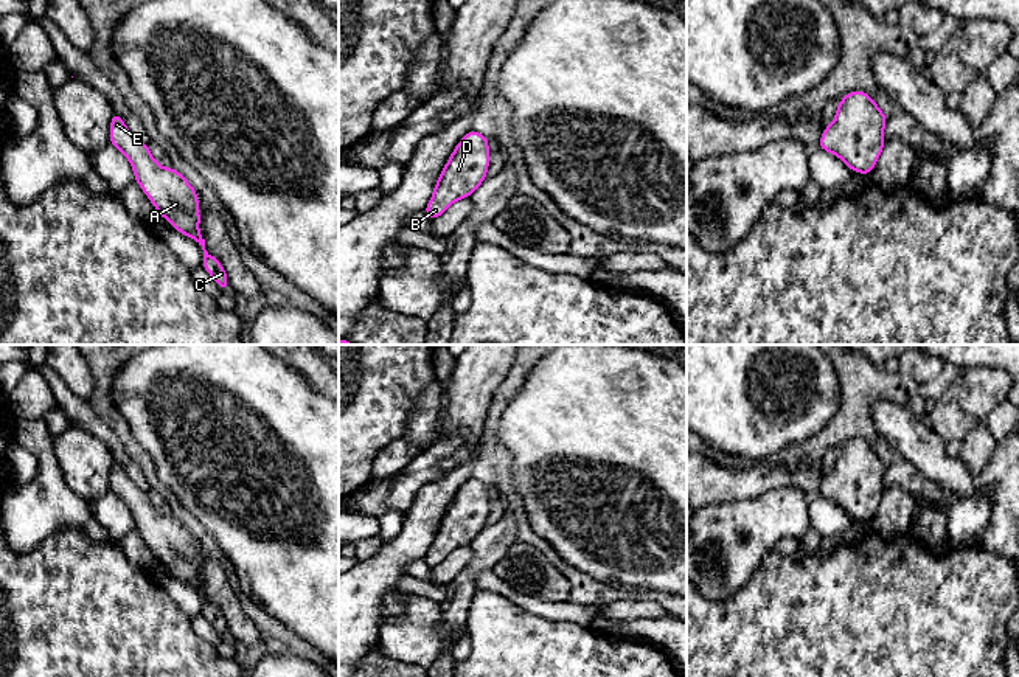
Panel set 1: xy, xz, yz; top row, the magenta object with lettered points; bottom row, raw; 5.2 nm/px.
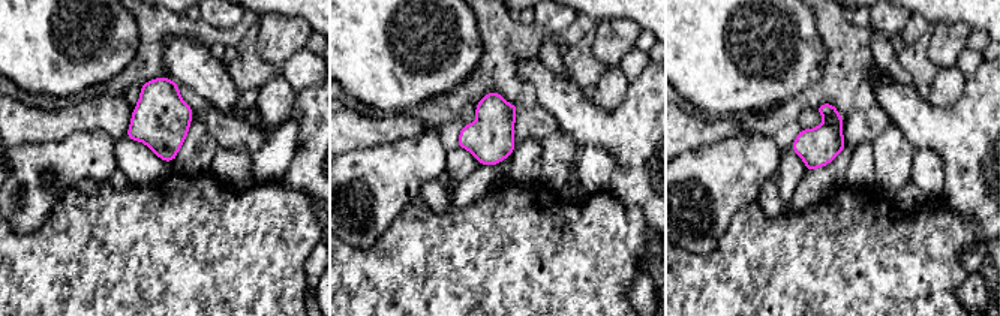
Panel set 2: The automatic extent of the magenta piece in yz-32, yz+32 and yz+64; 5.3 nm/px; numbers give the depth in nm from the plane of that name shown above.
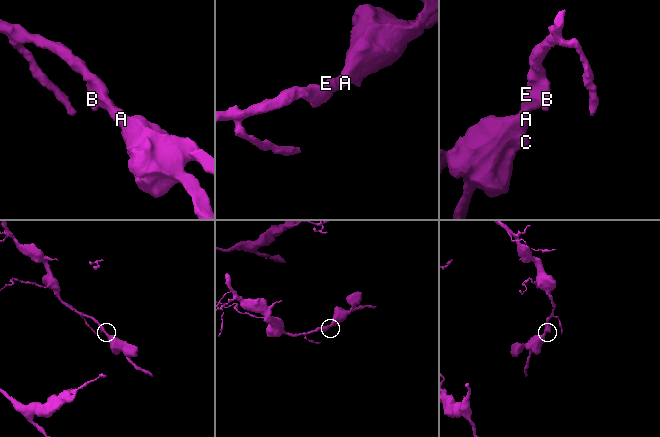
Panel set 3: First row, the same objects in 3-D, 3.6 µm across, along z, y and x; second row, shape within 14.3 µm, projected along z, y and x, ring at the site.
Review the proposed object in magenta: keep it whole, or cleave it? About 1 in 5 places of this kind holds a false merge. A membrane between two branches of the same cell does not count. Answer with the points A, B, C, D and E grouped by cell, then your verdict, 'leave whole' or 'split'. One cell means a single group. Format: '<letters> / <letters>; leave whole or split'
A B C D E; leave whole

